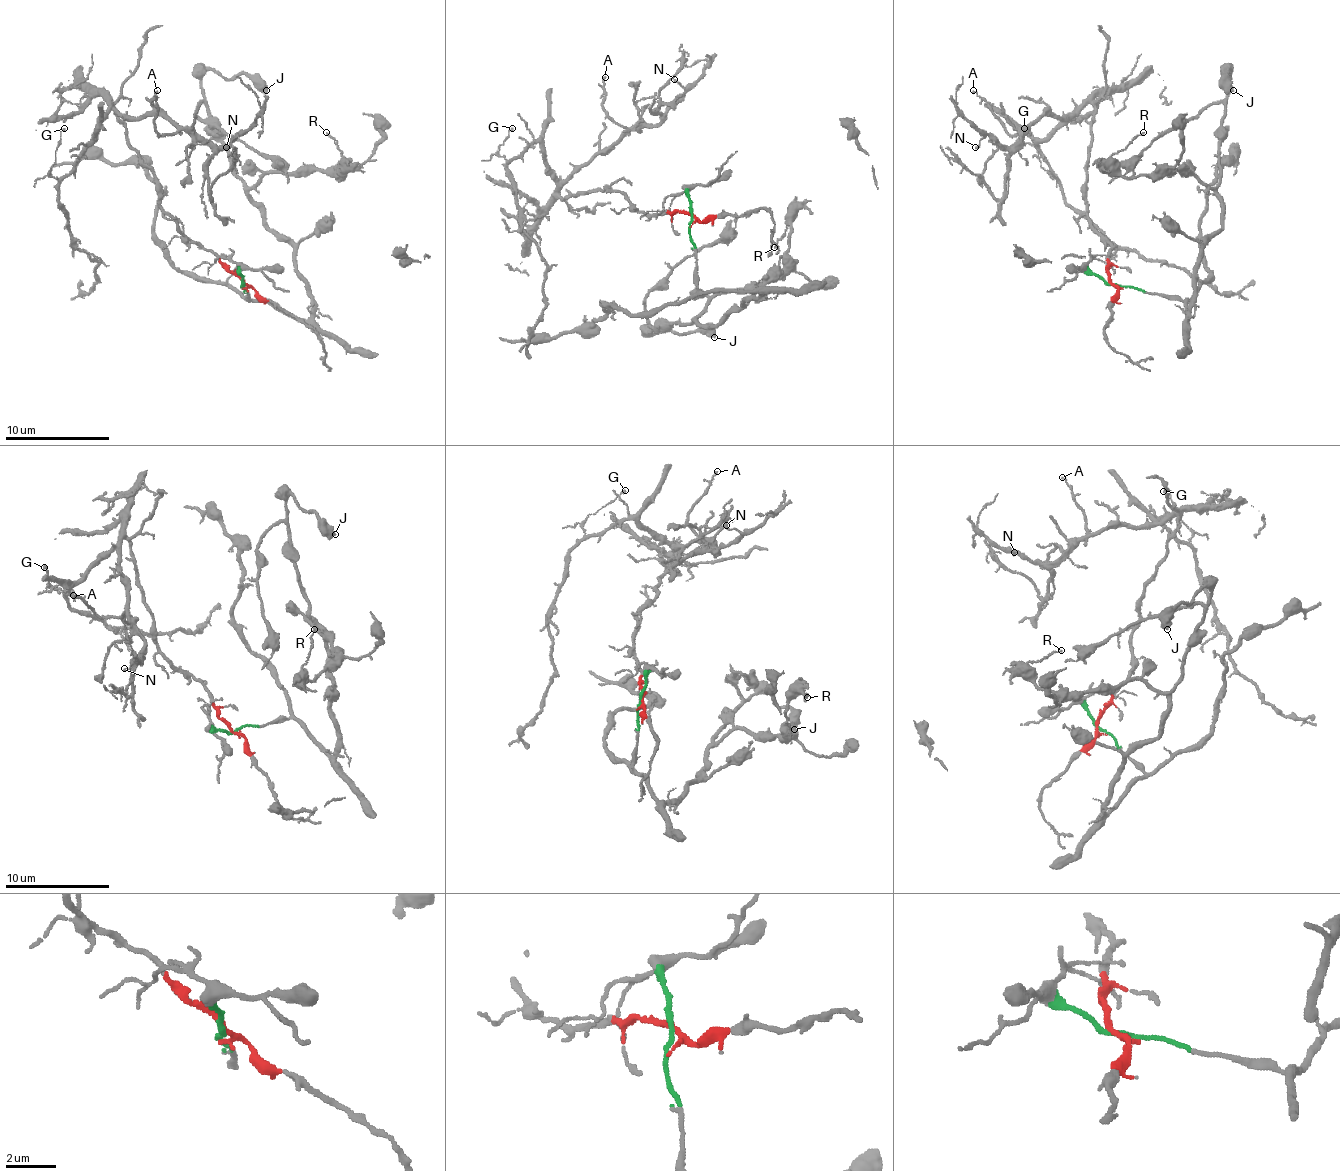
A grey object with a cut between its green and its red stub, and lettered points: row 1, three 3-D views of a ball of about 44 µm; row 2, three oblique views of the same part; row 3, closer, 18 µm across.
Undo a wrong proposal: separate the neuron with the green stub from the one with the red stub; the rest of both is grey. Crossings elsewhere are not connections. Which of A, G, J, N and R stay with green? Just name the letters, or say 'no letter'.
J, R

